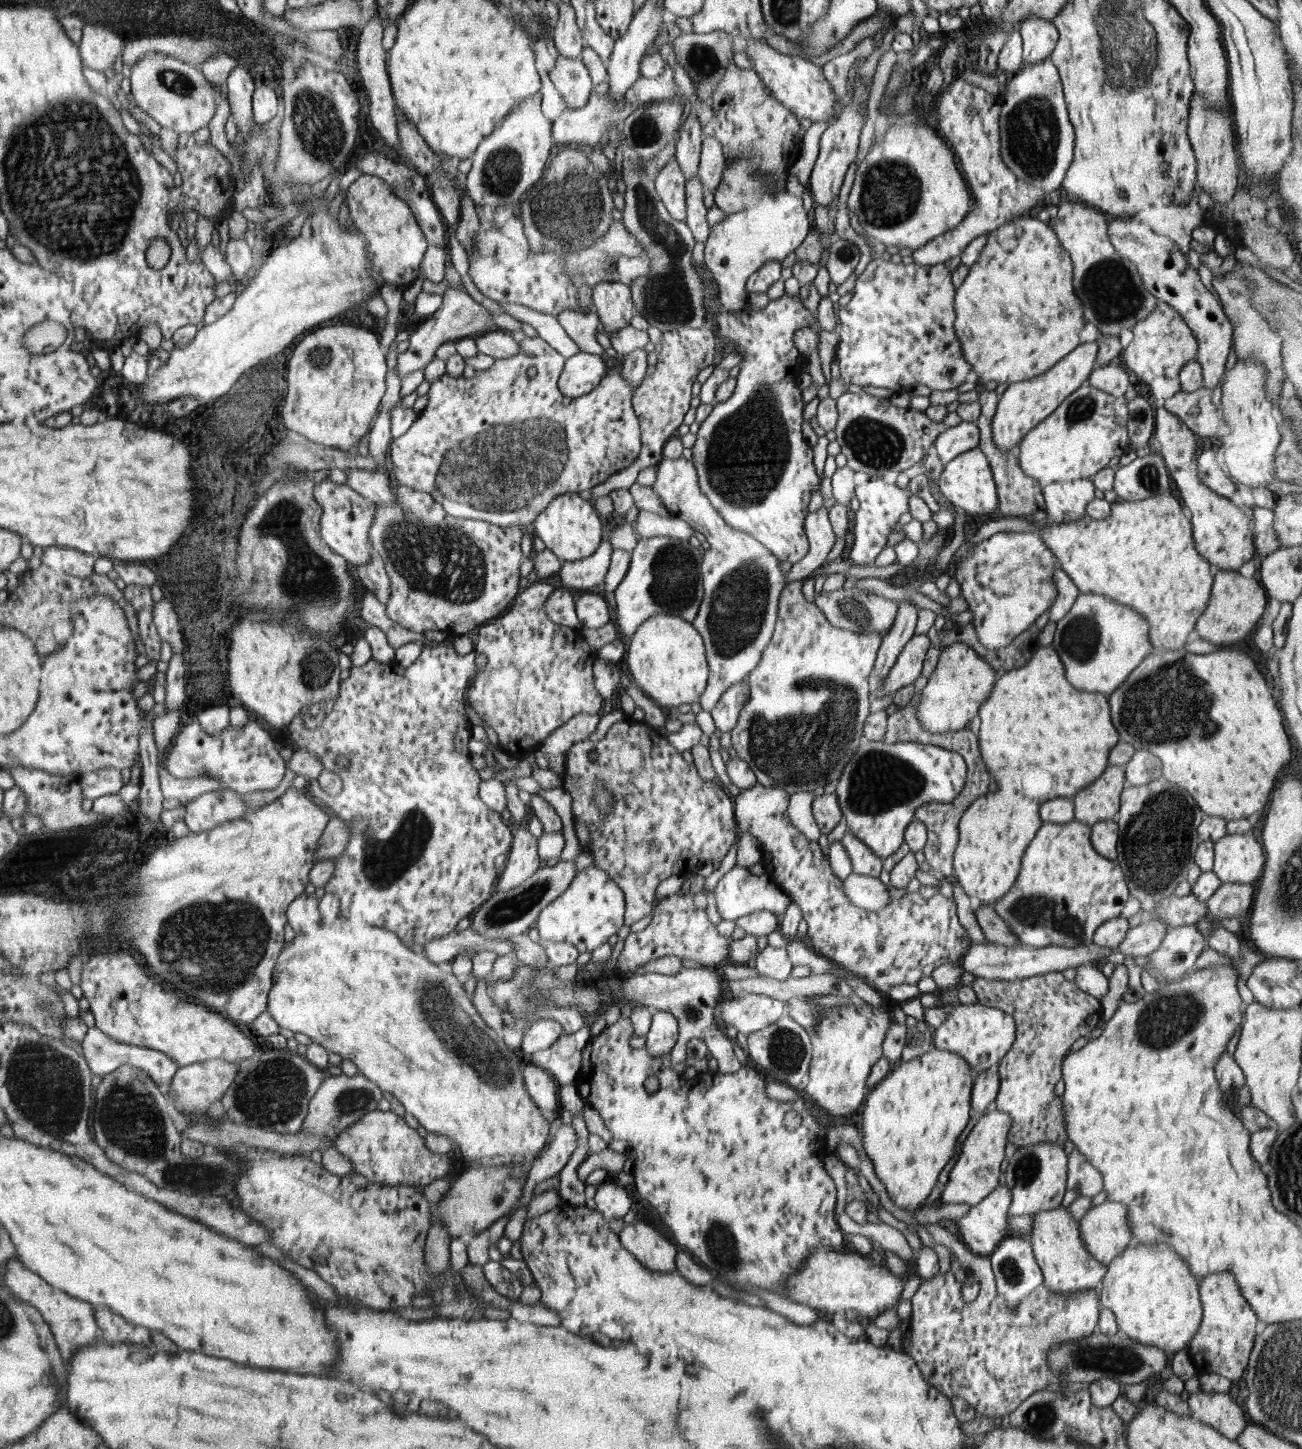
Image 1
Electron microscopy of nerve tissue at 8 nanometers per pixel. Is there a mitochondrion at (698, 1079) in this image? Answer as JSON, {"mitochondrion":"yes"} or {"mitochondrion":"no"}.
{"mitochondrion":"no"}

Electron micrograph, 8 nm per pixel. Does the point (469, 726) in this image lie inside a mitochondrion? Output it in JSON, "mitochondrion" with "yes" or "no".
{"mitochondrion":"no"}

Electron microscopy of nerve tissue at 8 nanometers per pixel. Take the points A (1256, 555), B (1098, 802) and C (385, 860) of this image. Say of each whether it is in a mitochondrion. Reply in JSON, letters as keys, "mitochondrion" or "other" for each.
{"A":"other","B":"other","C":"mitochondrion"}

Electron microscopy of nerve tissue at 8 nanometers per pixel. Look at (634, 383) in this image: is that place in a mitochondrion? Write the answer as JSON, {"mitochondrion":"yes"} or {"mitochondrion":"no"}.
{"mitochondrion":"no"}

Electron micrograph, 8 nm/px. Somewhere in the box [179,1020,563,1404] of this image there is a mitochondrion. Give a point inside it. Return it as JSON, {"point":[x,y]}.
{"point":[273,1092]}

